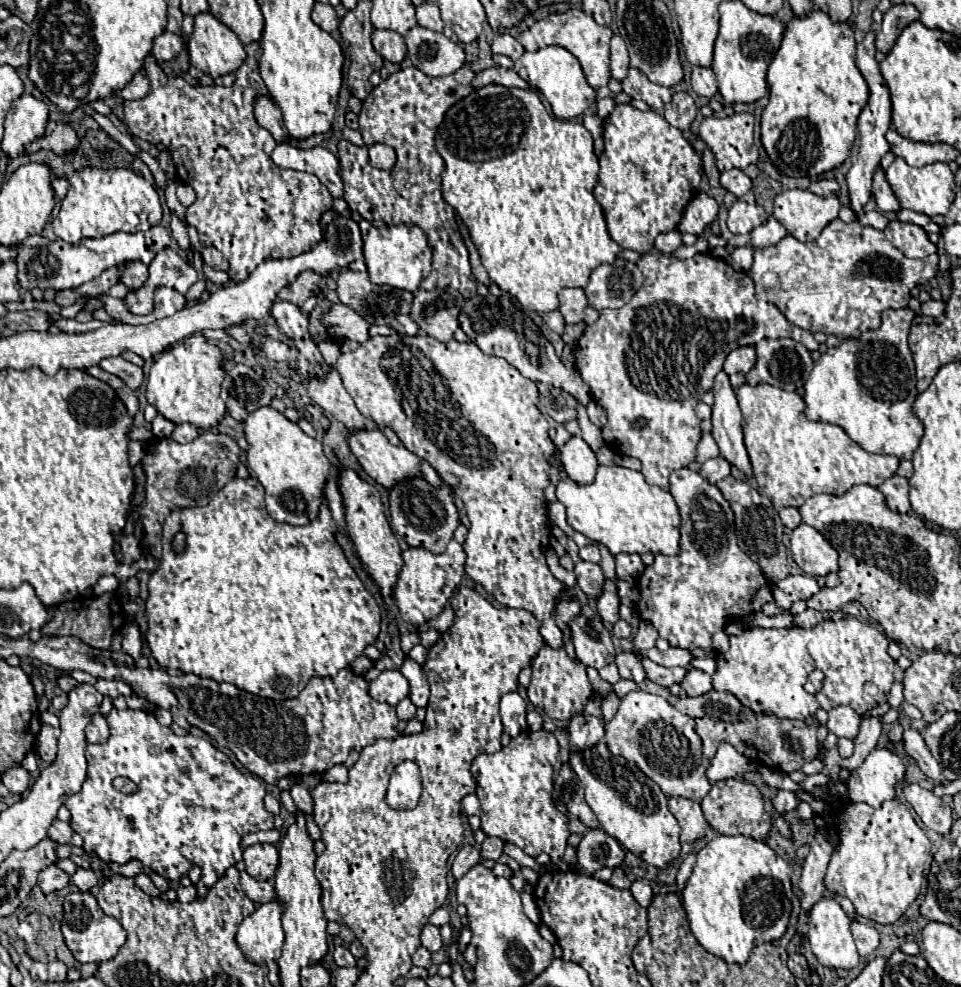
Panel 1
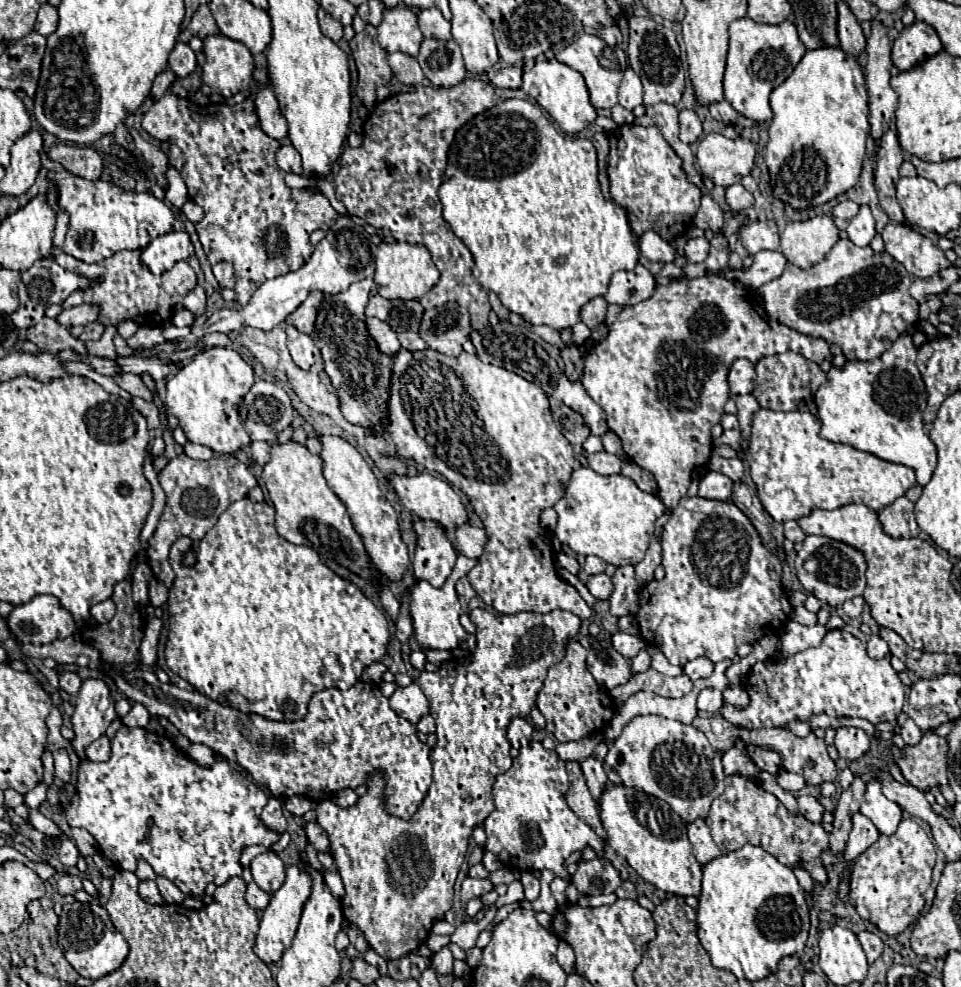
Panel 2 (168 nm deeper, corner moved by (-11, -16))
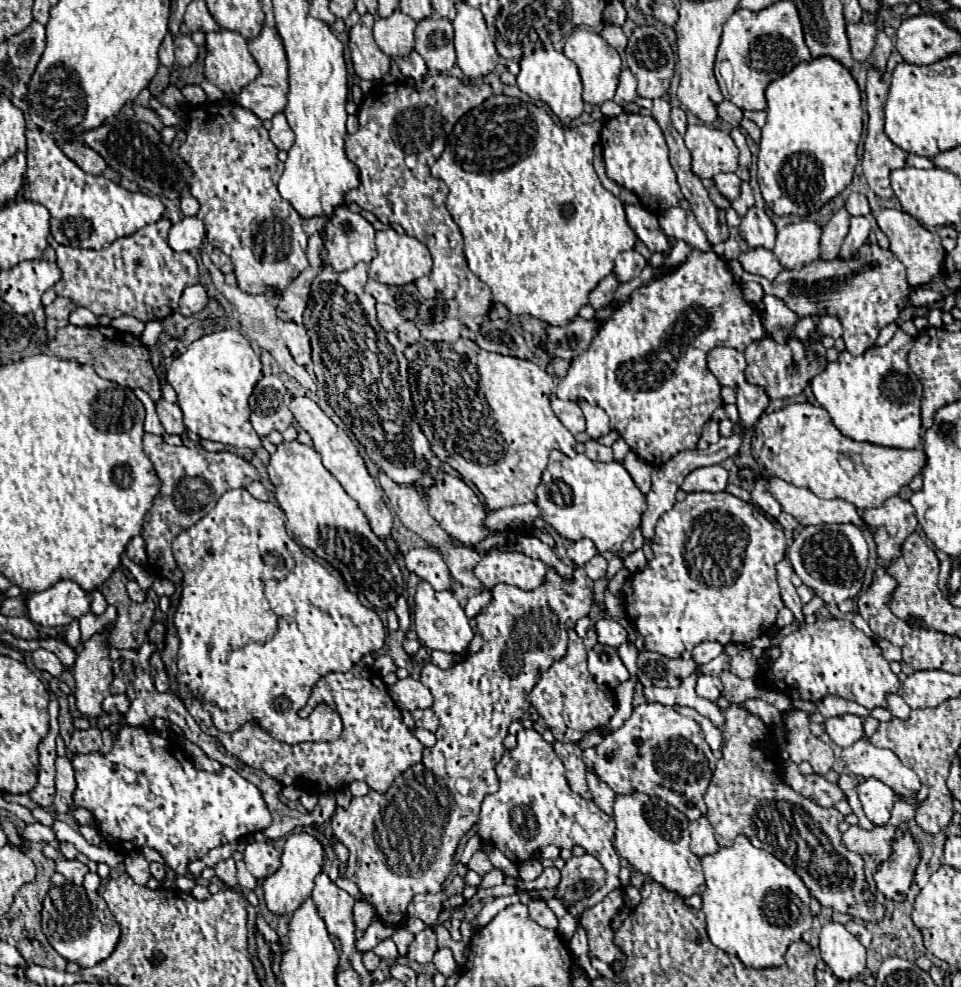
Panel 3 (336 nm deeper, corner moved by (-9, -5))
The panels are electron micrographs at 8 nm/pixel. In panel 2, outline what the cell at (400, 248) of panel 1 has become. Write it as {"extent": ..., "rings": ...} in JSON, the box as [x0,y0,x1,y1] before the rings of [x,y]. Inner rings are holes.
{"extent":[375,242,439,300],"rings":[[[381,242],[375,252],[375,284],[383,298],[419,300],[427,290],[439,282],[439,270],[435,268],[431,254],[425,246],[411,246],[407,242]]]}

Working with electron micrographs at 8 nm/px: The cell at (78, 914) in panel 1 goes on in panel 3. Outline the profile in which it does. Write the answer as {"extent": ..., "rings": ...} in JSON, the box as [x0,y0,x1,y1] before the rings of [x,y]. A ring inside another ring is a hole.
{"extent":[43,883,121,967],"rings":[[[65,883],[61,887],[51,887],[43,901],[43,933],[47,935],[53,949],[67,961],[79,967],[93,967],[107,959],[119,941],[121,929],[105,901],[97,893],[87,893],[83,887]]]}

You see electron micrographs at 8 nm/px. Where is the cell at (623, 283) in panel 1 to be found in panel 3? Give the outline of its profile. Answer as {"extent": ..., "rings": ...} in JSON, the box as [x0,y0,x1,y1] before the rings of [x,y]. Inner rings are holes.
{"extent":[613,249,647,283],"rings":[[[635,249],[633,251],[625,251],[625,253],[617,255],[613,275],[617,277],[619,283],[627,283],[627,281],[639,277],[639,273],[643,271],[645,265],[647,265],[647,261],[645,261],[645,257],[641,253],[637,253]]]}

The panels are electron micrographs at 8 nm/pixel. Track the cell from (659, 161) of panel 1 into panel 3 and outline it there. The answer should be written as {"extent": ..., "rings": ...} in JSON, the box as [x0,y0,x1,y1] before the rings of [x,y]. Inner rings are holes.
{"extent":[601,113,683,217],"rings":[[[621,113],[619,117],[607,119],[601,131],[601,141],[607,177],[617,185],[633,191],[649,213],[661,217],[667,209],[679,205],[683,193],[669,163],[669,147],[665,145],[663,133],[653,117],[645,117],[639,113]]]}

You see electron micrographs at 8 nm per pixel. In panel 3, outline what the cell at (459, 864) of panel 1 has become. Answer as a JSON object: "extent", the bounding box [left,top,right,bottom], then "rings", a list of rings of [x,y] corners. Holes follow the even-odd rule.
{"extent":[467,851,493,875],"rings":[[[477,851],[477,853],[471,857],[471,861],[467,863],[467,867],[469,867],[471,871],[477,871],[479,875],[485,875],[485,873],[489,873],[489,871],[493,869],[493,865],[491,865],[489,857],[485,855],[485,851]]]}

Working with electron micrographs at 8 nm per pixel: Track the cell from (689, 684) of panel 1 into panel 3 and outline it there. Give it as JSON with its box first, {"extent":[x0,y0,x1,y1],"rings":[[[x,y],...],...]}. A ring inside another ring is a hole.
{"extent":[697,675,723,701],"rings":[[[699,675],[697,679],[697,695],[707,699],[707,701],[717,701],[717,697],[721,695],[723,685],[719,677],[713,675]]]}

